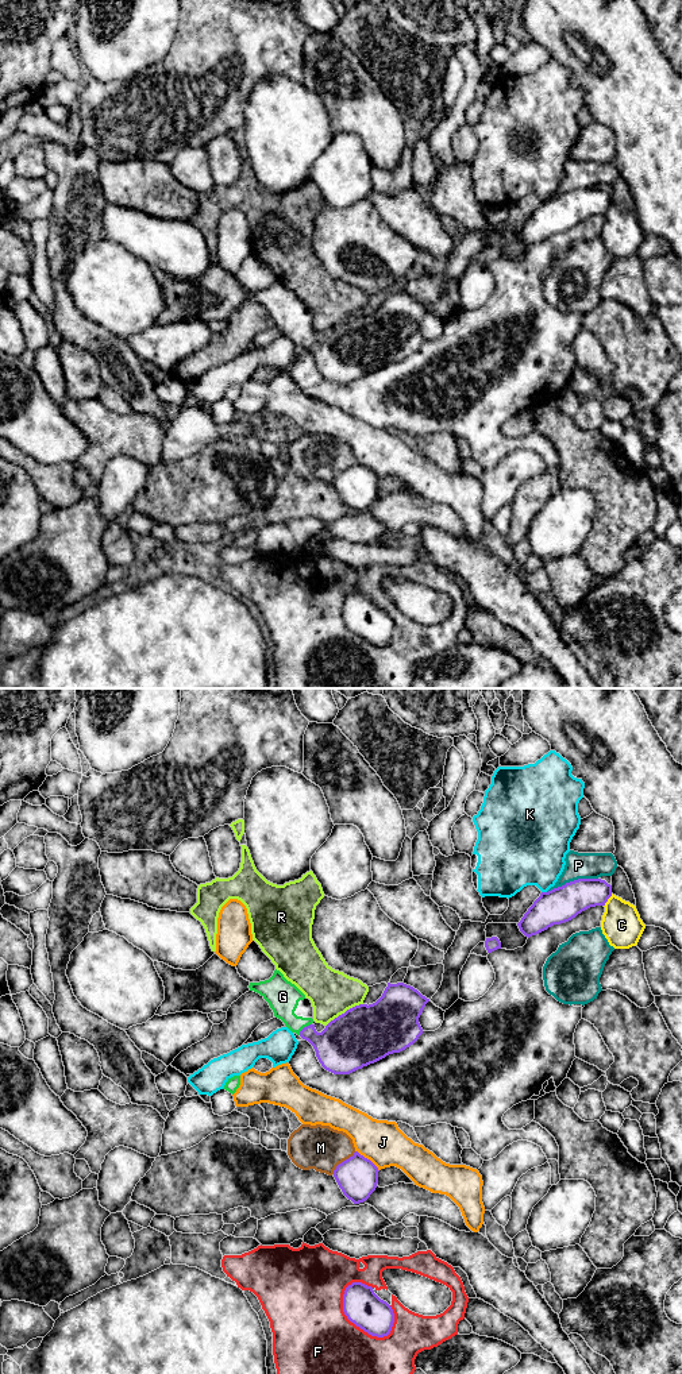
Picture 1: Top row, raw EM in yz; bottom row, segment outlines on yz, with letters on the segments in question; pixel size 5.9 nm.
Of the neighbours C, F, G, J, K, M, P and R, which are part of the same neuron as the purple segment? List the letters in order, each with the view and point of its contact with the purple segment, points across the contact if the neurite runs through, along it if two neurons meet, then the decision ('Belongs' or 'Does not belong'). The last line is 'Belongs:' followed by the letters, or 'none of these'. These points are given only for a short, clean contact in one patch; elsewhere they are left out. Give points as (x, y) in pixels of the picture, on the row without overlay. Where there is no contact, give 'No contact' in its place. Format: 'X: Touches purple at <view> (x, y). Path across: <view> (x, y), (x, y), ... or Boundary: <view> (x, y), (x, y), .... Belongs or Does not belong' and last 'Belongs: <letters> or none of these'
C: Touches purple at yz (607, 209). Does not belong
F: Touches purple at yz (349, 628). Does not belong
G: Touches purple at yz (304, 336). Path across: yz (340, 356), (316, 348), (304, 336), (284, 319), (282, 305). Belongs
J: Touches purple at yz (366, 467). Does not belong
K: Touches purple at yz (544, 201). Does not belong
M: Touches purple at yz (343, 470). Does not belong
P: Touches purple at yz (571, 190). Does not belong
R: Touches purple at yz (345, 321). Does not belong
Belongs: G

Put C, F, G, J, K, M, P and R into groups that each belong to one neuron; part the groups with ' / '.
C / F / G / J / K / M / P / R

